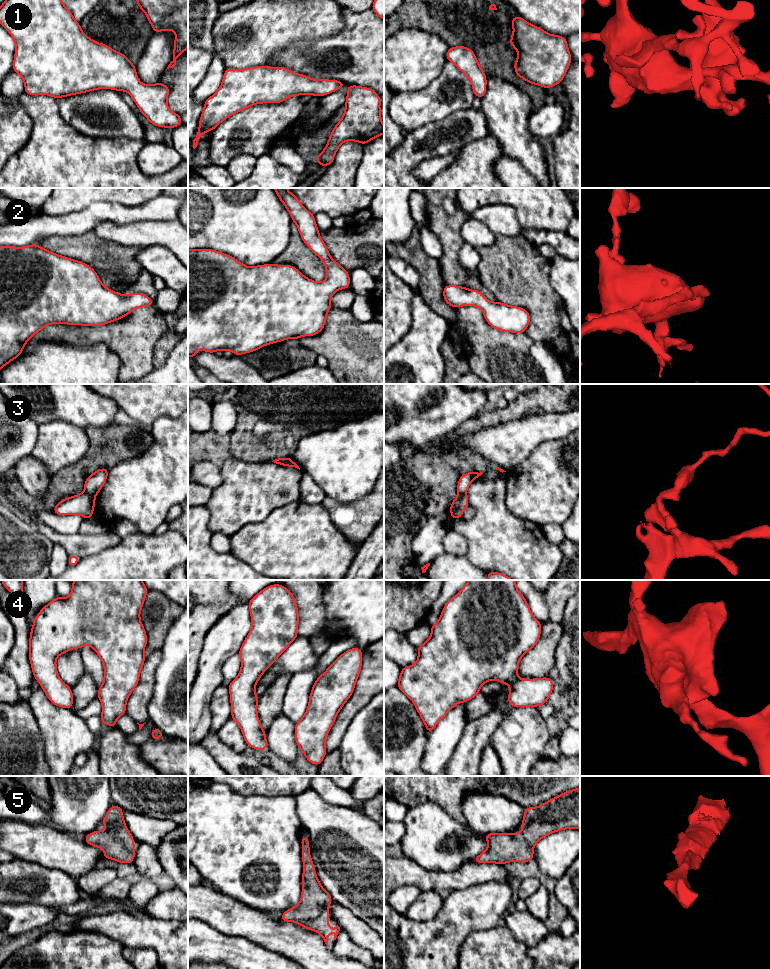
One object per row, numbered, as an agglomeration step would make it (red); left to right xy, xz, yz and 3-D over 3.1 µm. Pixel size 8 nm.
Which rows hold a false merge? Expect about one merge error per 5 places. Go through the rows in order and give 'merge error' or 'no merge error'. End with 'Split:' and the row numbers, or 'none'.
1: no merge error
2: no merge error
3: merge error
4: no merge error
5: no merge error
Split: 3

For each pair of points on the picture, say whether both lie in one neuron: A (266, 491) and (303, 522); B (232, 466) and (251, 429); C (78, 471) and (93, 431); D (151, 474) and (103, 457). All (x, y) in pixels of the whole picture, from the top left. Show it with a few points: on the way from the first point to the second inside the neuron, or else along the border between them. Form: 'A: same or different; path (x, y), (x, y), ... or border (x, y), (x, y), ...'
A: different; border (299, 499), (275, 508), (264, 519)
B: different; border (231, 455), (247, 462), (259, 463)
C: same; path (88, 461), (94, 455), (94, 441)
D: different; border (140, 454), (133, 458), (121, 460), (109, 469)

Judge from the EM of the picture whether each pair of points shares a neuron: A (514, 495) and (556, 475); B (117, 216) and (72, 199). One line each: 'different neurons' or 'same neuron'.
A: same neuron
B: different neurons

